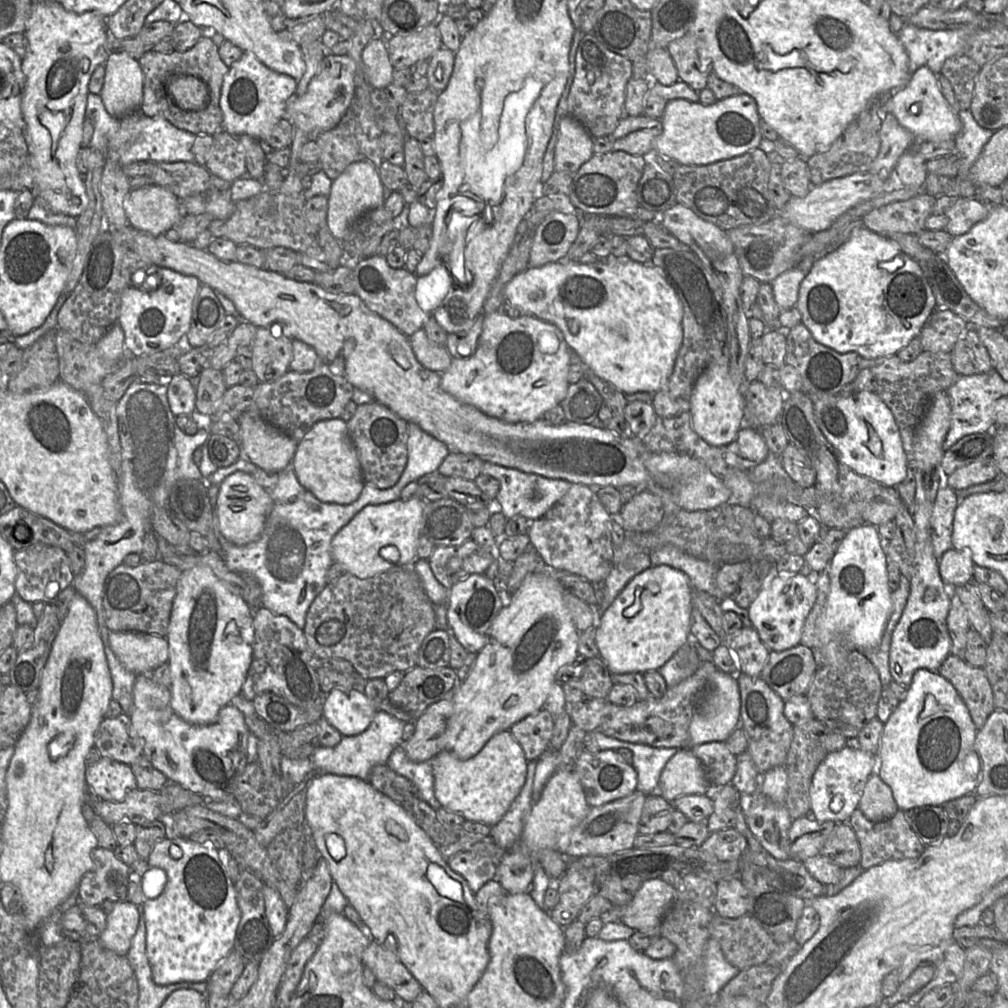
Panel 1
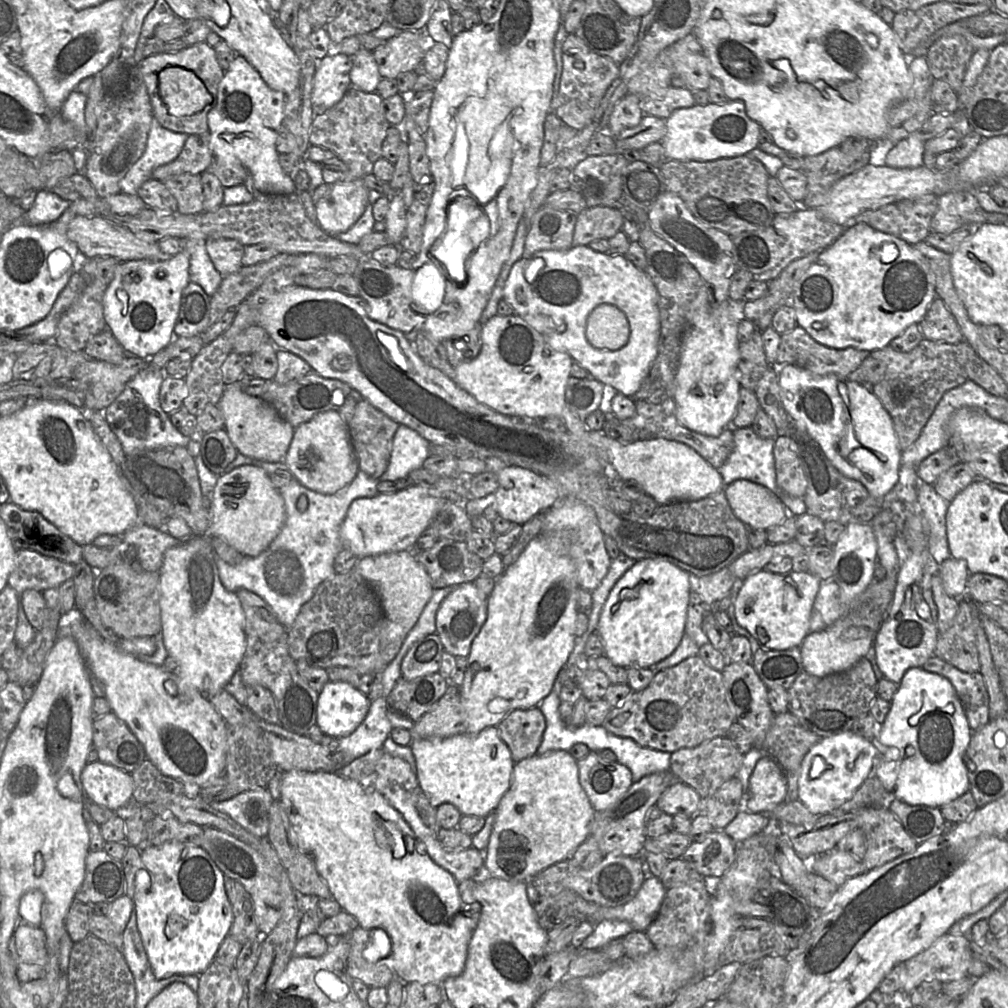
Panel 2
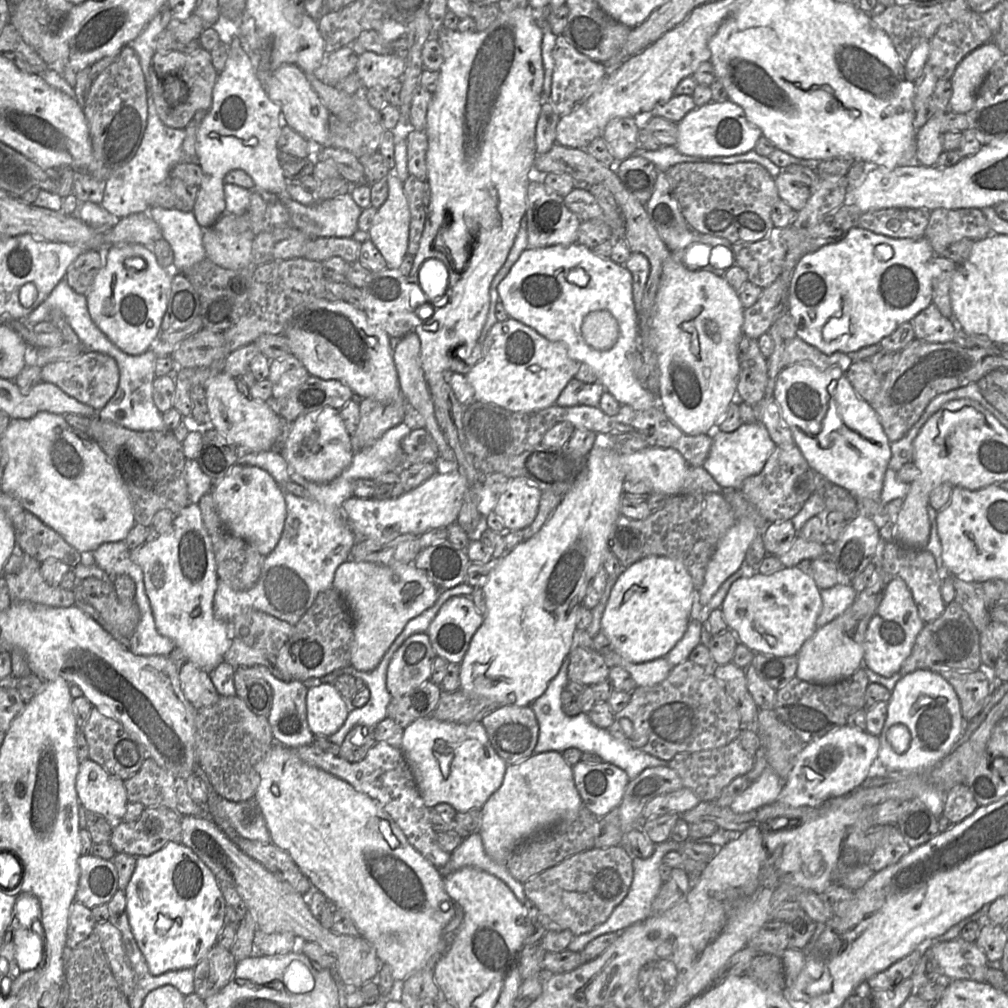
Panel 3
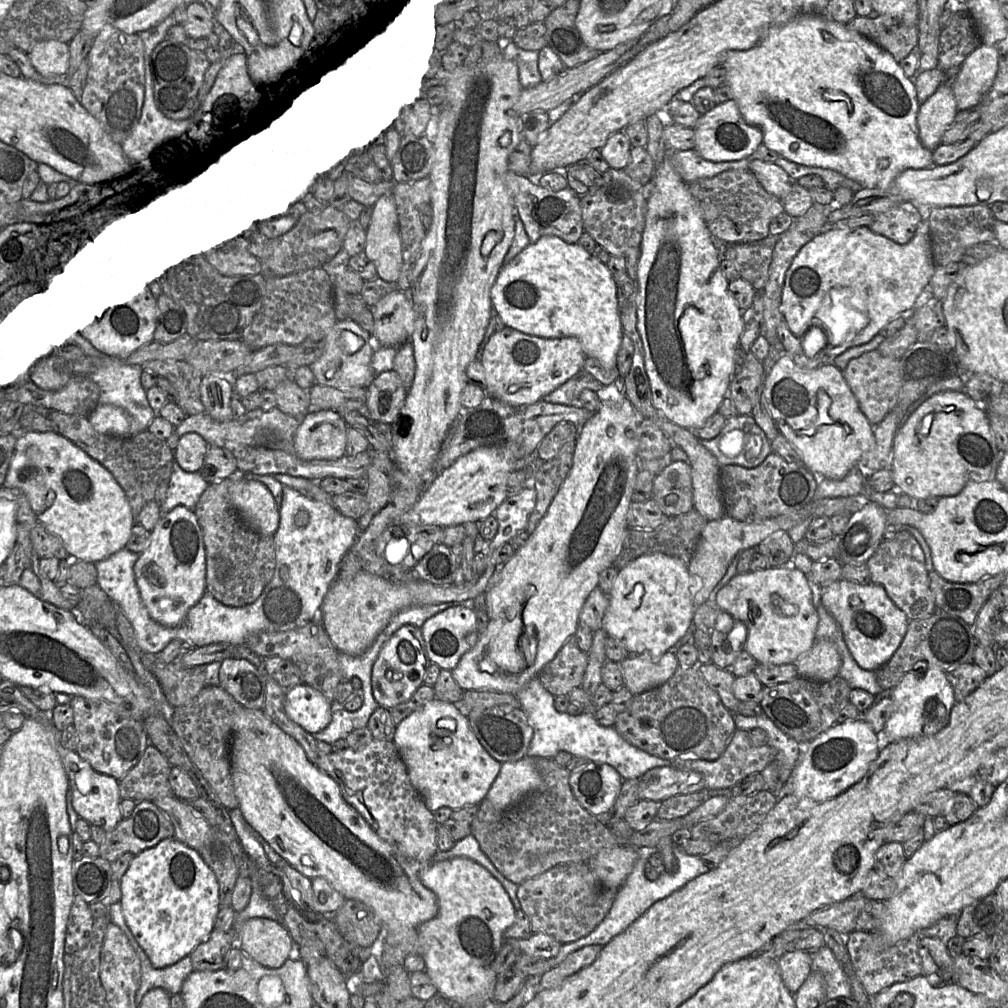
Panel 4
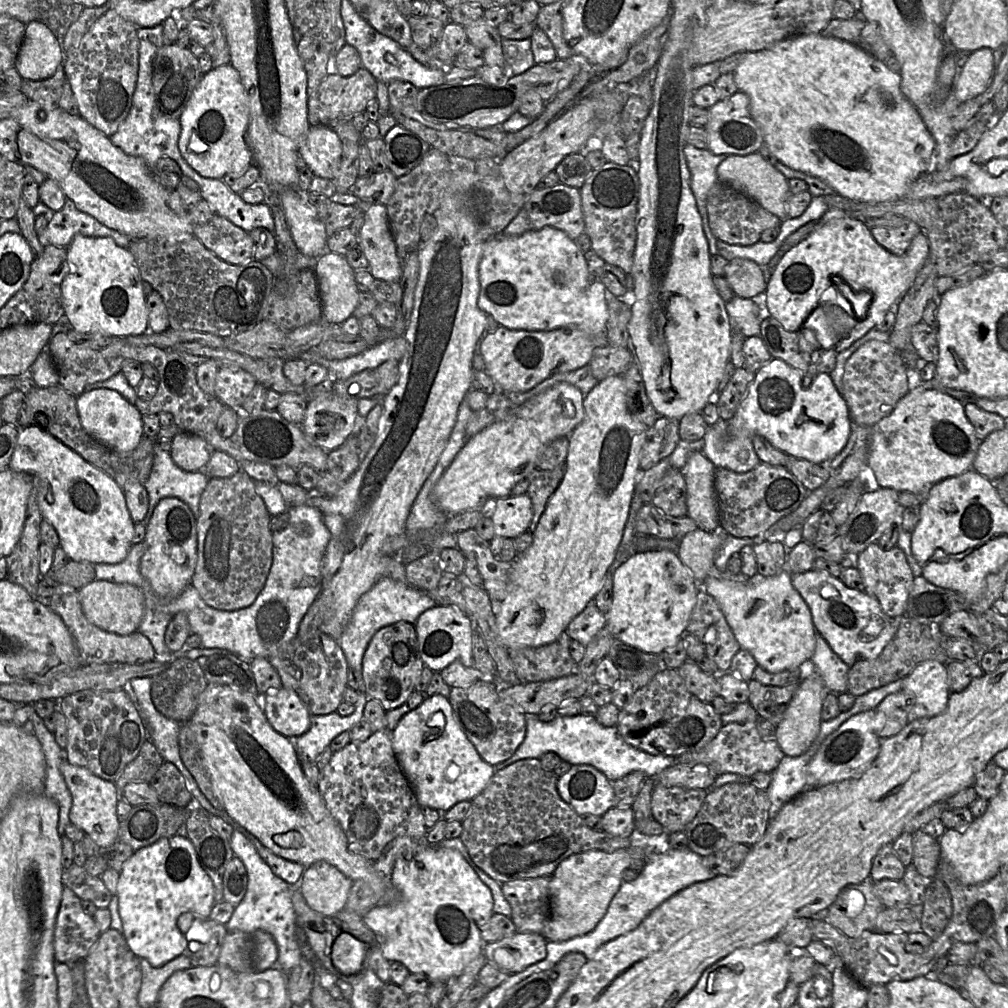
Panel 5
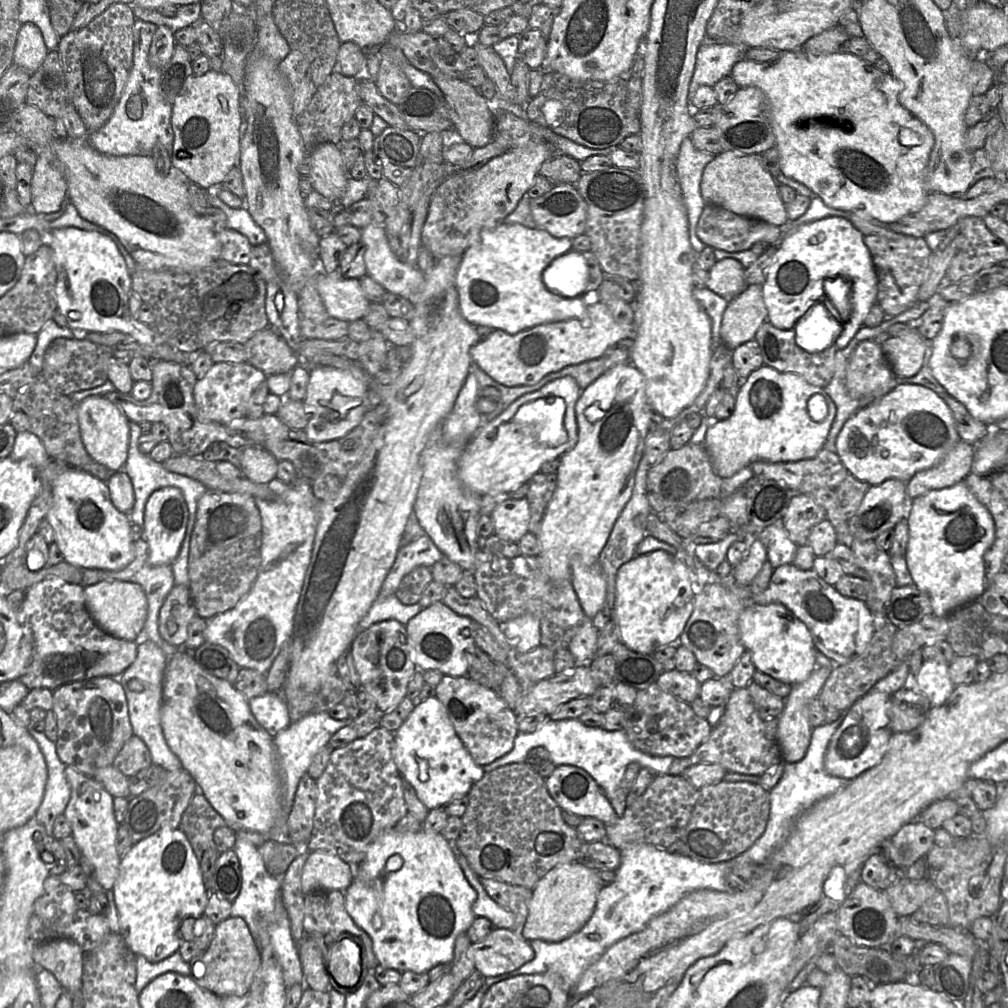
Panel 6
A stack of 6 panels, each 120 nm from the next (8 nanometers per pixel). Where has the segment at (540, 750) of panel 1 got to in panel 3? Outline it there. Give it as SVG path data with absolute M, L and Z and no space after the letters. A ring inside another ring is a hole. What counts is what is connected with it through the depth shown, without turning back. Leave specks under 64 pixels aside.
M530 705L499 706L480 718L489 741L508 764L520 762L533 754L539 725Z

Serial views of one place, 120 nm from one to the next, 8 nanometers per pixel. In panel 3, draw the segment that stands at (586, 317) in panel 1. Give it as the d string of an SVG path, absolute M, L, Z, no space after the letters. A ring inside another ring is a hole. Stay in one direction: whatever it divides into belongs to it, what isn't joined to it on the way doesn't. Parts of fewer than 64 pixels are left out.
M581 244L553 245L544 248L527 248L513 265L508 275L498 285L499 301L503 304L509 317L537 331L553 342L564 344L569 356L579 363L589 365L606 390L621 405L629 405L635 410L647 410L659 403L645 389L634 374L634 355L638 351L638 313L633 300L632 274L625 265L620 265L610 258L602 258ZM596 310L608 310L619 324L619 337L615 345L607 351L591 348L584 340L582 324L586 316Z

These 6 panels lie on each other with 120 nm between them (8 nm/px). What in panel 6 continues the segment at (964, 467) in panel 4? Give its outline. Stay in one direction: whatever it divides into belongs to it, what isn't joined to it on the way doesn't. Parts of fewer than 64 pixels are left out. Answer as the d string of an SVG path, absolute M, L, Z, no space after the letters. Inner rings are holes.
M900 384L845 422L836 439L836 454L849 474L871 486L888 479L907 483L917 472L935 466L959 440L952 413L938 394L918 384Z

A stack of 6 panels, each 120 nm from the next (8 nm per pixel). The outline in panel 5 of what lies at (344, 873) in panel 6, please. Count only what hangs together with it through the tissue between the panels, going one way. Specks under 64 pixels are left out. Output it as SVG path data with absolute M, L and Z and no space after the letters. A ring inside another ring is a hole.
M318 861L305 867L298 889L312 909L333 916L345 908L352 883L335 866Z

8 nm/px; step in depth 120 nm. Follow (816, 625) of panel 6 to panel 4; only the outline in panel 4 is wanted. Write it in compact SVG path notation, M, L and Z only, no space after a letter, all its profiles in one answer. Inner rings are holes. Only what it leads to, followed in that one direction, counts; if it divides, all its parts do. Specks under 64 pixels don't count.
M843 579L822 586L821 604L837 621L845 643L858 665L877 671L887 663L902 643L909 619L888 596L881 585L859 585Z

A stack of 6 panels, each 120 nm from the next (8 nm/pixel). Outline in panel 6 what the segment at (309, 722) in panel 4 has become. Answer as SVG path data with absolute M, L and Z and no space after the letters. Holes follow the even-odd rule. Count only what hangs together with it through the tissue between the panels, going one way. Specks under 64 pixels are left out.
M266 692L249 700L252 714L272 736L291 723L290 708L281 692Z

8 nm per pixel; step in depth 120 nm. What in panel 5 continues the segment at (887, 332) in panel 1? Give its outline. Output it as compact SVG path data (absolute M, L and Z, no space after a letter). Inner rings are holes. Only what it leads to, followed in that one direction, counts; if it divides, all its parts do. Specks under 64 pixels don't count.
M830 208L822 219L825 224L787 251L776 264L767 281L765 302L769 315L789 332L799 331L812 313L816 313L813 323L818 326L824 317L834 334L841 336L832 347L838 354L882 322L885 314L896 306L914 283L917 274L929 260L930 249L924 231L913 238L903 255L897 256L875 241L871 229L864 222L849 217L843 210Z

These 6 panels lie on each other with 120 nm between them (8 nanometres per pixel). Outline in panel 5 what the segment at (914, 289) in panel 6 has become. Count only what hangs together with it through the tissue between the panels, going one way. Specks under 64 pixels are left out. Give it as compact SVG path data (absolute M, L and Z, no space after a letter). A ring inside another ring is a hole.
M905 219L904 224L898 227L871 228L871 234L875 241L897 256L903 255L907 251L913 238L921 231L921 228L910 219Z

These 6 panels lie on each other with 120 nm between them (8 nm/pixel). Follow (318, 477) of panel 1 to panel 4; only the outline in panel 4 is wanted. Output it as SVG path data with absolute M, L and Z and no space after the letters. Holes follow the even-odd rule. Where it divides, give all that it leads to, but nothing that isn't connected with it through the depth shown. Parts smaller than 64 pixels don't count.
M336 410L307 412L295 436L295 450L303 460L333 460L345 455L348 425Z

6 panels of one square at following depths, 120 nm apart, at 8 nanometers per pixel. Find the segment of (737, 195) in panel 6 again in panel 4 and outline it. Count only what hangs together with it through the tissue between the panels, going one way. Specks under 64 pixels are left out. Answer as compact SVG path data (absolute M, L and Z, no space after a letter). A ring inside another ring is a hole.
M751 157L750 170L762 187L770 194L784 201L792 185L792 179L787 172L775 163Z

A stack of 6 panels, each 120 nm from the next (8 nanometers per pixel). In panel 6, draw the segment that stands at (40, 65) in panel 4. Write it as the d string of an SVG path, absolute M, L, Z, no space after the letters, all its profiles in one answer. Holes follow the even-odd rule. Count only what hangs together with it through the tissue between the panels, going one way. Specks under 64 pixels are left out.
M27 22L17 35L13 64L33 73L40 67L48 51L40 29Z

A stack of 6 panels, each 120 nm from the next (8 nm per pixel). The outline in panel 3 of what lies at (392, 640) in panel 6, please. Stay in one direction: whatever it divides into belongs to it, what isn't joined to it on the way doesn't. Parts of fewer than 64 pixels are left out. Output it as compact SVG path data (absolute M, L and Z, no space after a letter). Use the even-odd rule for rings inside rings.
M427 633L409 636L393 654L386 676L386 686L394 697L400 697L429 680L436 654Z

